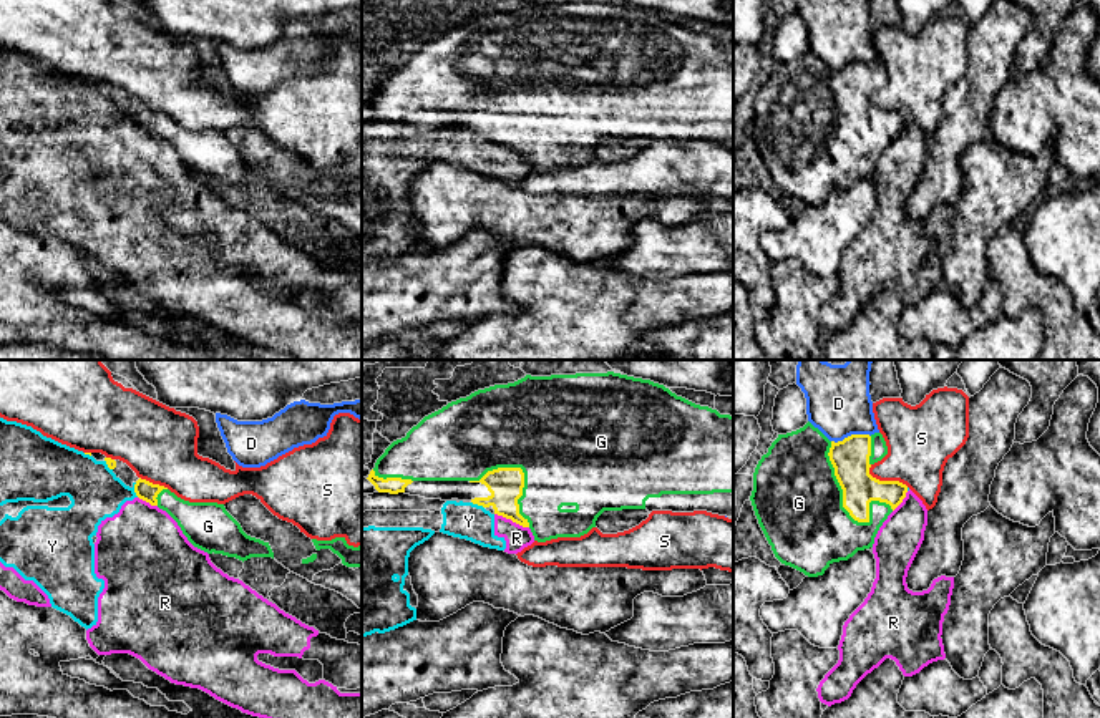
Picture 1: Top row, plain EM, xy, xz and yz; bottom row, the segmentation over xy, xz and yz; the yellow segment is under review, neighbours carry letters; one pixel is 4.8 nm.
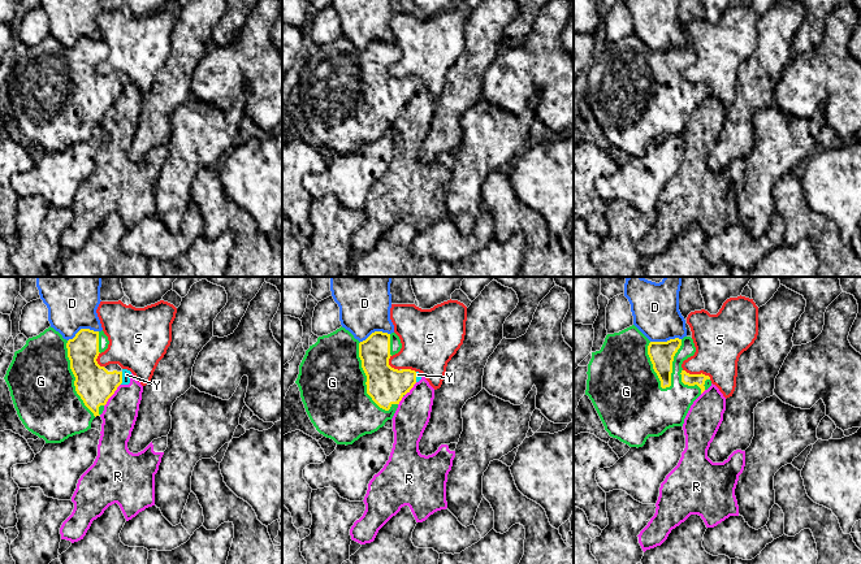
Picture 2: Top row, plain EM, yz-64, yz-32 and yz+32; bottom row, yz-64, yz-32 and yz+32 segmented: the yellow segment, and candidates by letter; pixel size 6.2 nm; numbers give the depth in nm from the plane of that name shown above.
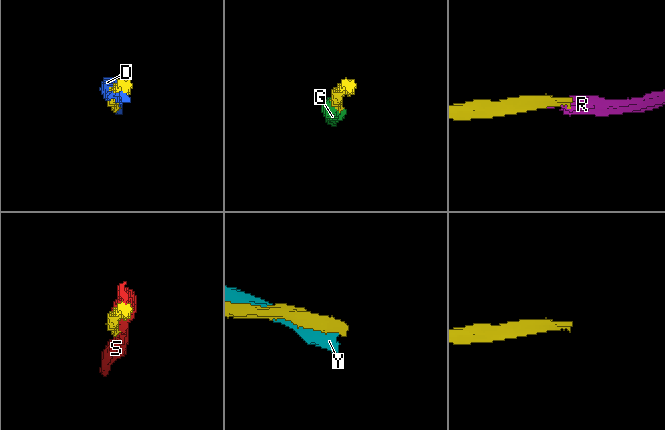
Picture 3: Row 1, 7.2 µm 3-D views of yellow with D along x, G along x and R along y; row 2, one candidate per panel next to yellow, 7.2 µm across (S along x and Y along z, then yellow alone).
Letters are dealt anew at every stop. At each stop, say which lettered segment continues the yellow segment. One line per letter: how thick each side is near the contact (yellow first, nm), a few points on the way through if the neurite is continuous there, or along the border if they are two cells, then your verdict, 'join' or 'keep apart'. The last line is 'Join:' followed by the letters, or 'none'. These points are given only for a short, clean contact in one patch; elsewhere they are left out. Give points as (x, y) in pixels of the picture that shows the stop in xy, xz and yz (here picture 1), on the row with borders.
D: calibres 190 and 320 nm; keep apart
G: calibres 190 and 440 nm; join
R: calibres 160 and 120 nm; border xz (495, 513), (528, 528); keep apart
S: calibres 190 and 320 nm; keep apart
Y: calibres 90 and 260 nm; keep apart
Join: G

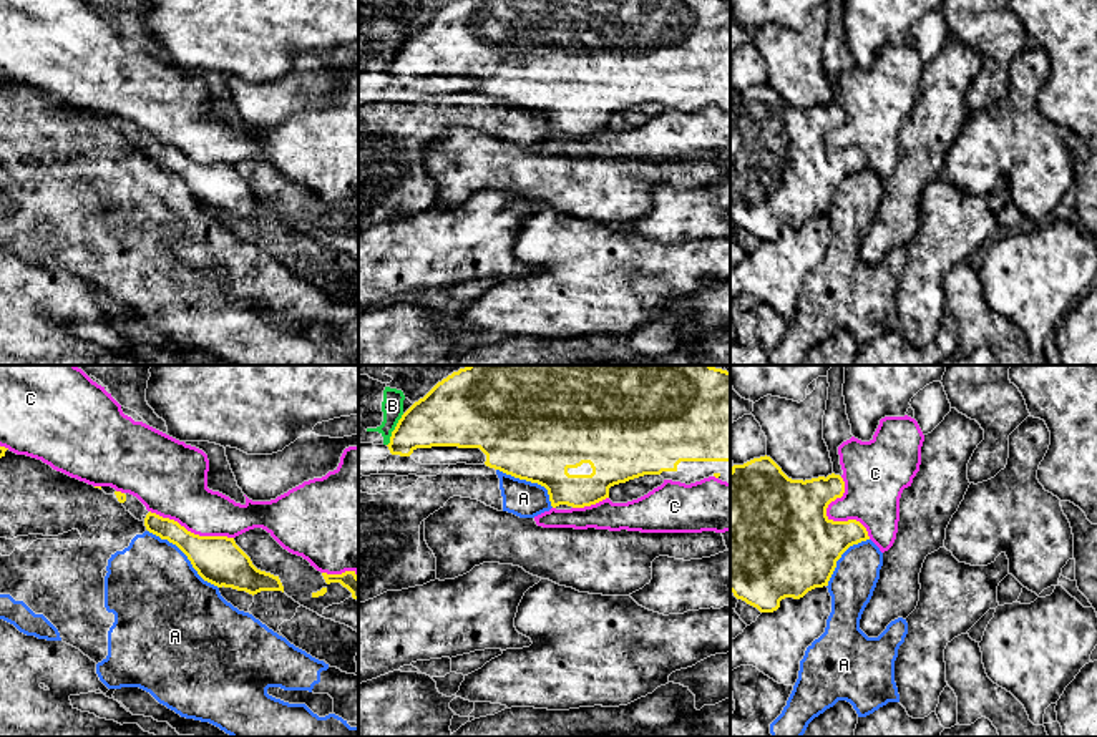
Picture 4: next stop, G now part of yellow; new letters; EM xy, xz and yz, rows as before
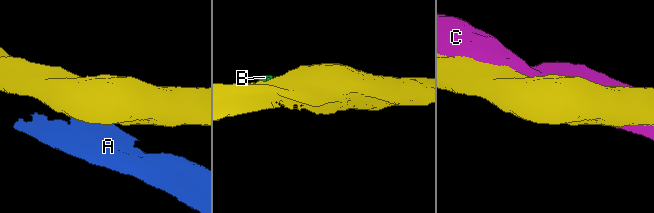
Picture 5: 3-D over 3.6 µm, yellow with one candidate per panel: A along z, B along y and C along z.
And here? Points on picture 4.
A: calibres 240 and 460 nm; keep apart
B: calibres 280 and 110 nm; border xz (404, 414), (387, 445); keep apart
C: calibres 480 and 280 nm; keep apart
Join: none

